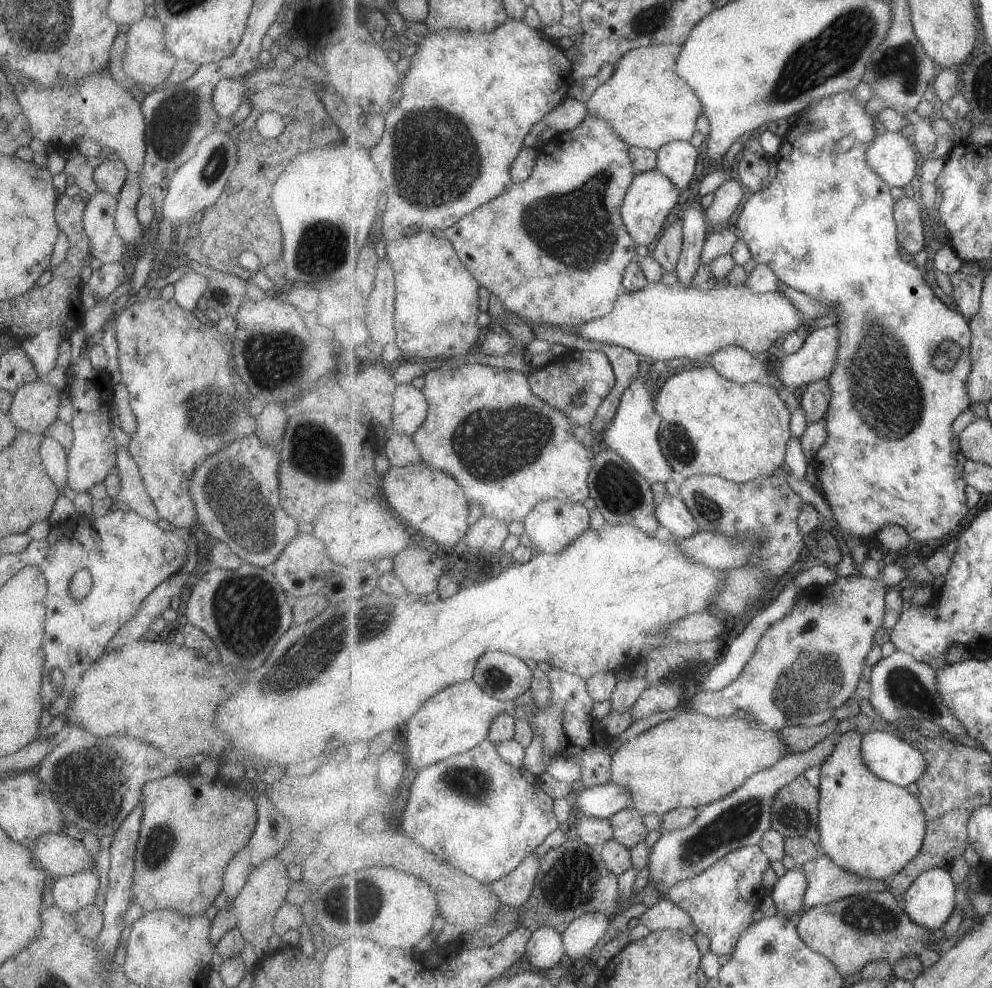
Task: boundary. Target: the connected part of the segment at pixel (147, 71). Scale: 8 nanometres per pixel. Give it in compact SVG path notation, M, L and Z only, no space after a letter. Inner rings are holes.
M144 16L130 25L126 35L125 48L121 56L122 70L130 82L152 86L154 89L163 86L177 62L163 44L163 24L155 16Z

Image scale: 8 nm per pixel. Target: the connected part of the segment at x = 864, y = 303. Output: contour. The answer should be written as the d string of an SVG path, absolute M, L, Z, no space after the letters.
M843 90L835 96L815 101L806 110L800 113L797 121L790 125L789 130L782 136L782 144L775 153L776 174L771 184L760 190L752 192L738 216L733 220L736 234L749 246L751 256L755 264L765 264L777 274L780 282L789 284L799 292L815 298L821 304L831 306L831 314L838 317L837 326L841 326L841 348L839 348L839 360L829 376L829 384L833 388L833 398L829 404L827 419L828 441L823 448L812 458L812 468L817 470L821 480L821 493L833 510L834 519L839 526L839 535L847 532L853 538L861 538L867 544L876 543L876 535L886 526L895 524L907 530L915 541L939 540L947 534L951 534L961 520L969 514L969 502L967 502L966 462L967 456L961 450L960 438L955 438L954 424L957 418L971 406L971 396L967 390L967 382L970 382L972 367L972 340L973 331L968 321L961 312L955 312L946 306L933 292L933 288L925 282L923 272L917 266L905 262L899 254L900 242L898 239L898 223L895 220L894 208L896 201L891 196L891 185L887 184L874 167L867 162L867 153L873 140L881 132L880 125L876 123L876 116L865 112L865 103L858 102L853 90Z

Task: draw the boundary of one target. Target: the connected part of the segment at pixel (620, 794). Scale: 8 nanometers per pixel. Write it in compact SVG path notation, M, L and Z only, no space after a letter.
M615 782L595 785L574 797L574 808L579 808L584 818L611 818L631 806L631 794Z

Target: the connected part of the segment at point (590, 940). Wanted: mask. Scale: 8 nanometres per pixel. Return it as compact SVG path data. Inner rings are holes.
M591 912L574 920L562 932L567 962L584 960L593 946L603 938L609 928L610 917L603 912Z

